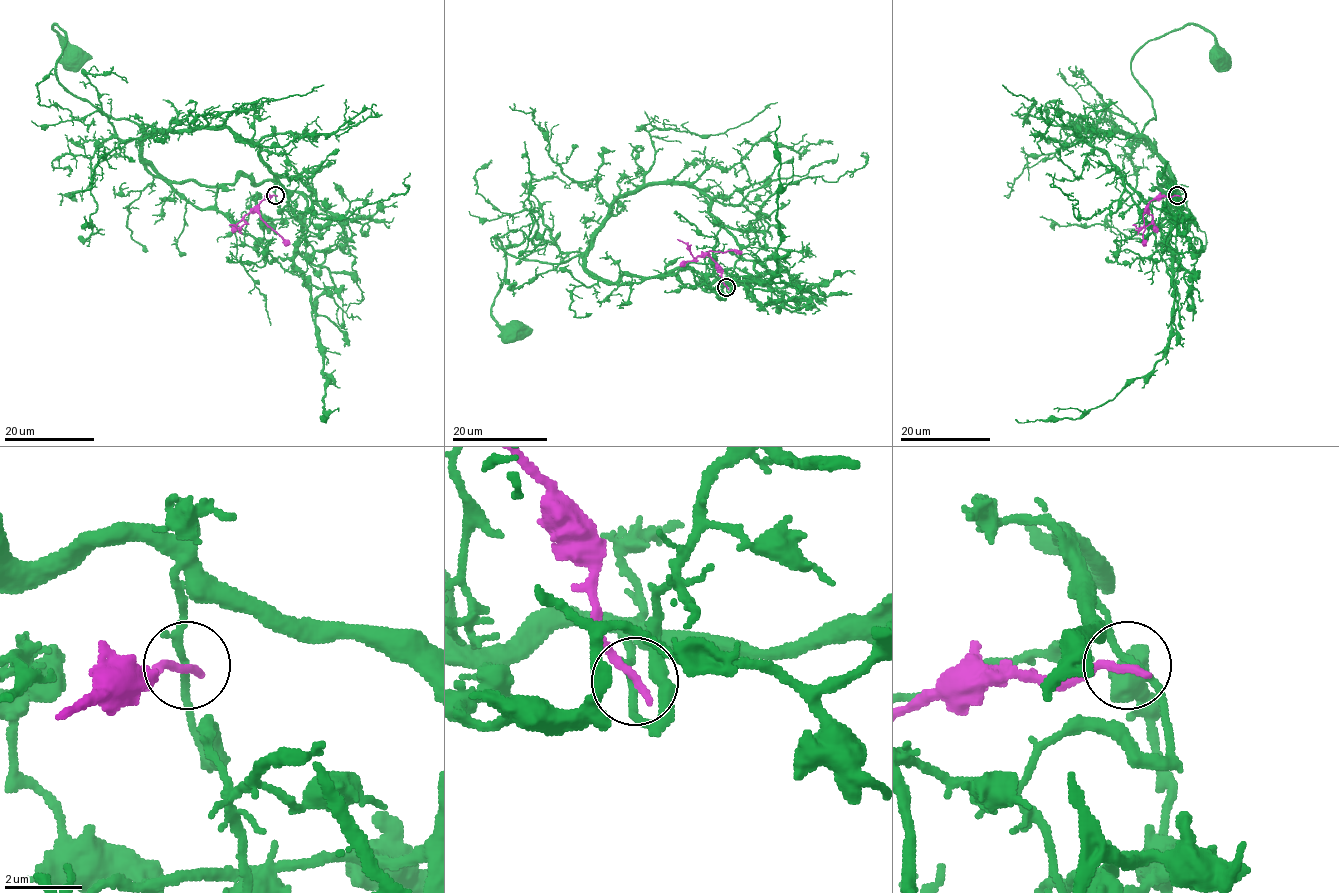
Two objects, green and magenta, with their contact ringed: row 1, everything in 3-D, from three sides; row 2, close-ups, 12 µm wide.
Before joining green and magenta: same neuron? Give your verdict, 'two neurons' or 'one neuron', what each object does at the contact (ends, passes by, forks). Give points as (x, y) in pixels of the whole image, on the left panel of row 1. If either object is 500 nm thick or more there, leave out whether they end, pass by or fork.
two neurons; green passes by; magenta ends

